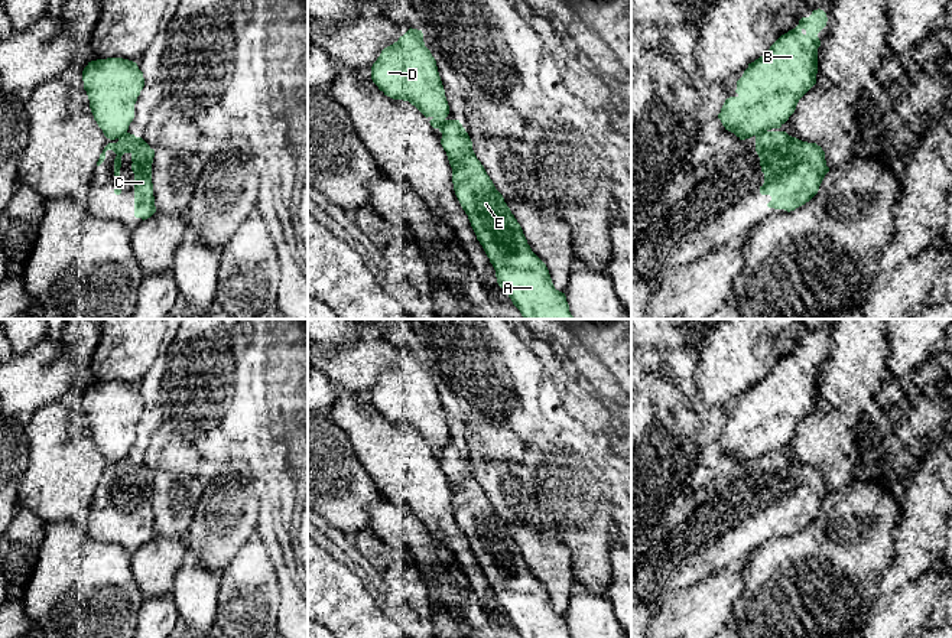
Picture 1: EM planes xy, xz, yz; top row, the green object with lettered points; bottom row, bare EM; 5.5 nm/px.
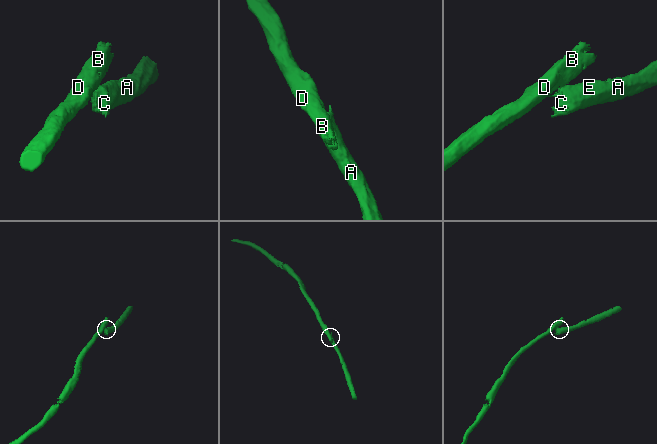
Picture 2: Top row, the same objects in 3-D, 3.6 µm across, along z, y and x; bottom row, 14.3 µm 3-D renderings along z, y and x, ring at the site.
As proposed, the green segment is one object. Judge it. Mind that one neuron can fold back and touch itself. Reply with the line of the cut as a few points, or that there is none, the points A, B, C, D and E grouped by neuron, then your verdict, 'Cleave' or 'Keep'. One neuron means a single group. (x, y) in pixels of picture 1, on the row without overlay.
Split along yz (766, 453), (756, 459). Groups: A C E / B D. Cleave

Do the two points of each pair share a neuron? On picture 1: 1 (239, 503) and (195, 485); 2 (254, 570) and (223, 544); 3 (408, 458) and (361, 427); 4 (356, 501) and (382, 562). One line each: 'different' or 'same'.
1: different
2: different
3: same
4: different

